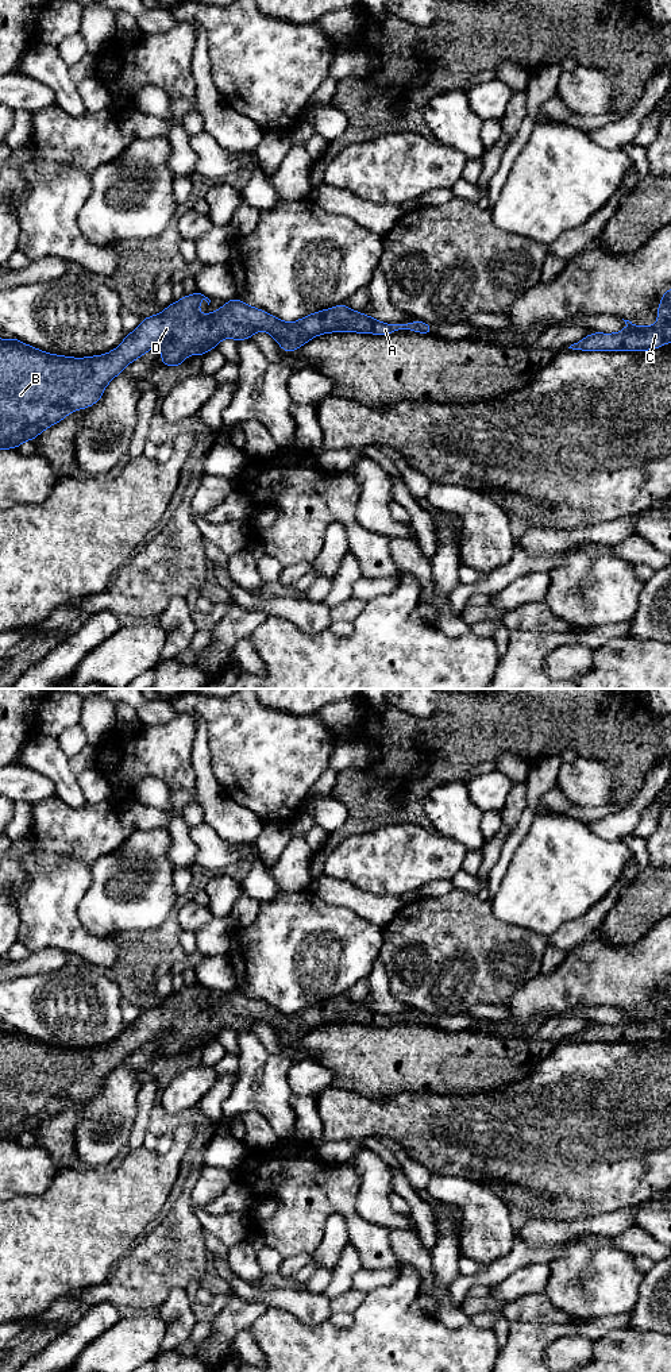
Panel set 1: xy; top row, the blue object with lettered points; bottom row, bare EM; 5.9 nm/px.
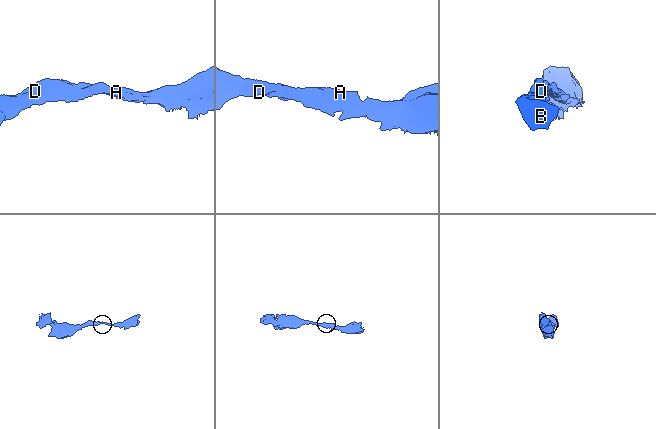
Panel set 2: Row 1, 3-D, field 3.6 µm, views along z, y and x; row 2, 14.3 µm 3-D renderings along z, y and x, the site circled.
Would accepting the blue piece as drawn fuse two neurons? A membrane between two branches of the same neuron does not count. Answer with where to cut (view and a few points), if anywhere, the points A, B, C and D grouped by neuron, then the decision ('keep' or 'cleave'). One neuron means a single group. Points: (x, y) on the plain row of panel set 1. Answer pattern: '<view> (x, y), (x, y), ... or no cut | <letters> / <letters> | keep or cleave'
no cut | A B C D | keep

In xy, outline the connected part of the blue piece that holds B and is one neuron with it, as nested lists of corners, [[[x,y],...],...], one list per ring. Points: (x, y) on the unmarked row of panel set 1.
[[[201,984],[185,986],[161,1005],[142,1010],[139,1018],[127,1025],[117,1040],[104,1047],[86,1049],[53,1047],[34,1040],[16,1029],[0,1030],[0,1141],[14,1141],[24,1132],[35,1132],[41,1124],[66,1110],[72,1102],[86,1101],[99,1094],[104,1079],[132,1052],[144,1047],[155,1037],[163,1038],[161,1055],[178,1060],[190,1044],[196,1048],[203,1048],[207,1043],[217,1038],[223,1029],[231,1029],[236,1033],[252,1032],[255,1022],[269,1024],[286,1044],[294,1044],[312,1029],[329,1024],[375,1026],[387,1026],[404,1021],[425,1026],[432,1026],[433,1024],[432,1015],[420,1011],[398,1015],[381,1014],[369,1006],[350,1001],[346,995],[315,1003],[294,1014],[286,1014],[266,1002],[248,998],[235,988],[224,994],[220,1002],[211,1002],[209,1007],[205,1009],[197,999],[203,991],[209,997],[211,991]]]

